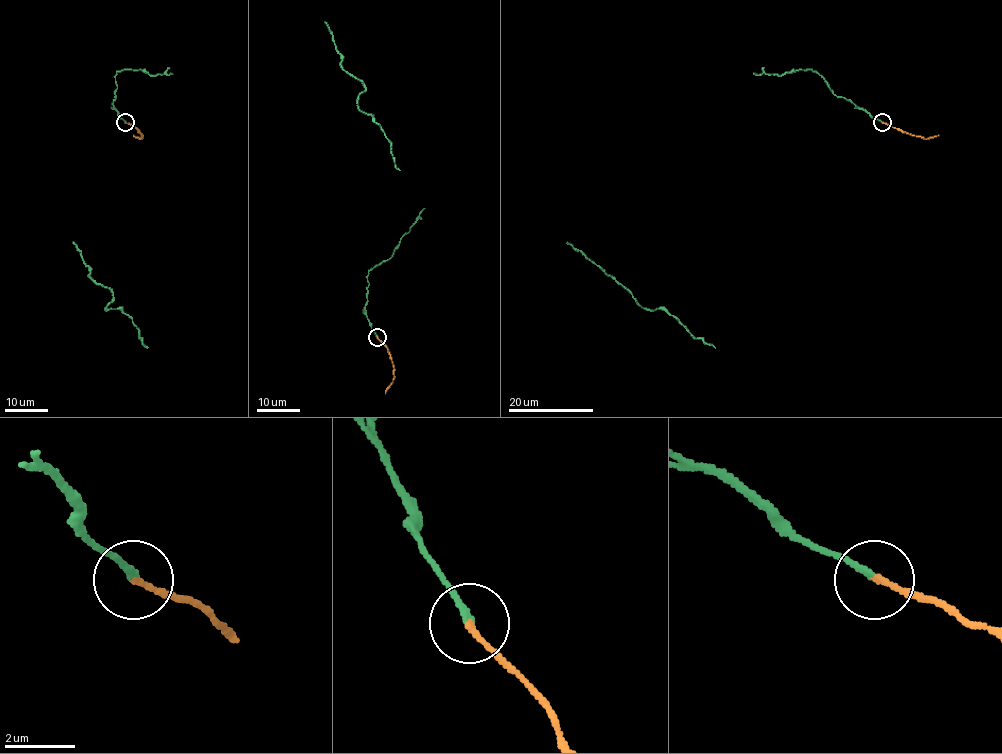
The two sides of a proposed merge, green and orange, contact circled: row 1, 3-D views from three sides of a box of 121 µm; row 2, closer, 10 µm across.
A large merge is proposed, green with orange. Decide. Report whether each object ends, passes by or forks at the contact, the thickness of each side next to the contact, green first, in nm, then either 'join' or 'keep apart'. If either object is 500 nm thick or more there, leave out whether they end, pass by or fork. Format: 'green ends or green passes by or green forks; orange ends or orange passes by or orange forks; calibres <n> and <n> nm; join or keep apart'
green ends; orange ends; calibres 180 and 160 nm; keep apart

